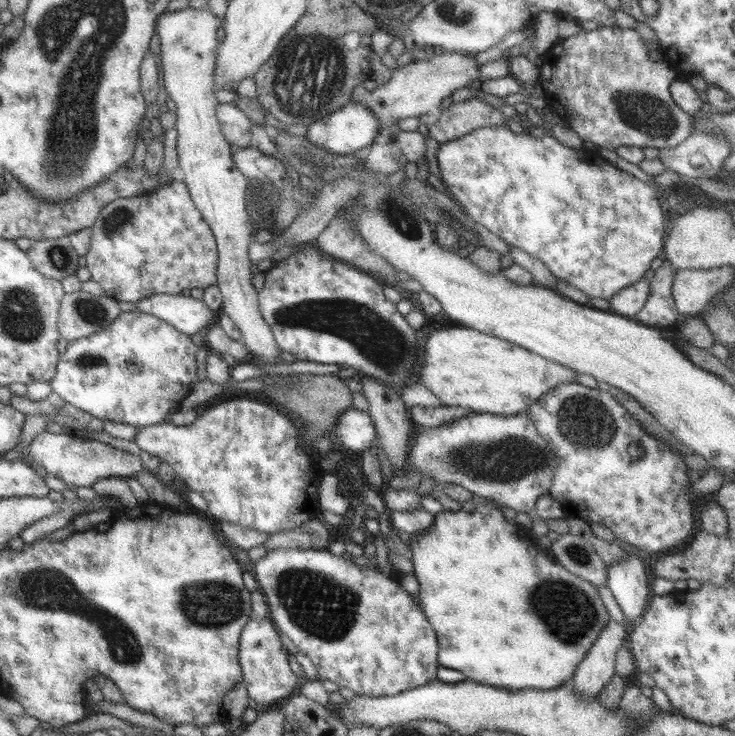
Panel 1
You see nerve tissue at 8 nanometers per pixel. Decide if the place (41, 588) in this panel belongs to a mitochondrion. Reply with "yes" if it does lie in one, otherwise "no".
yes

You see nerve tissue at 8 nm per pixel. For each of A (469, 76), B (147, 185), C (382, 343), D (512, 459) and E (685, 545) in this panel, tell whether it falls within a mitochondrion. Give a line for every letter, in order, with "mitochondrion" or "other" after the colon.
A: other
B: other
C: mitochondrion
D: mitochondrion
E: other

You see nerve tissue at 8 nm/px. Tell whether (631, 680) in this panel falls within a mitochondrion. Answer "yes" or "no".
no

